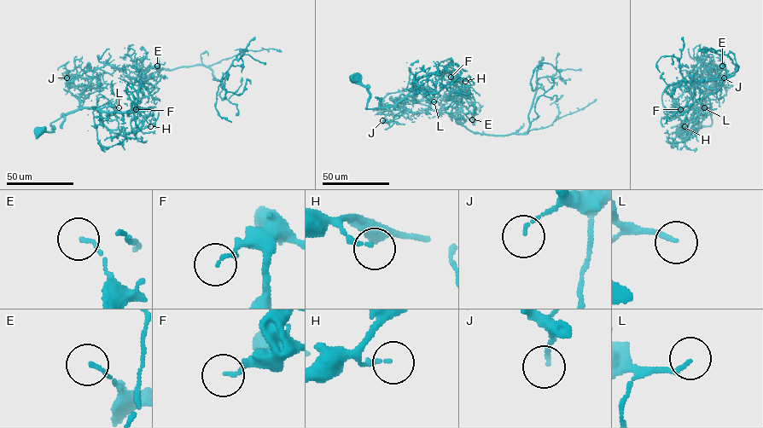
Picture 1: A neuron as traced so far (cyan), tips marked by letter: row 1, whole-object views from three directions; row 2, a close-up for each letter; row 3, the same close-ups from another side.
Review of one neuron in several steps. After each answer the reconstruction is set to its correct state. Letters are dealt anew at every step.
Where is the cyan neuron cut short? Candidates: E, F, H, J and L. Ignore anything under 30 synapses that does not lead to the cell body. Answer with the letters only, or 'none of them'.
L

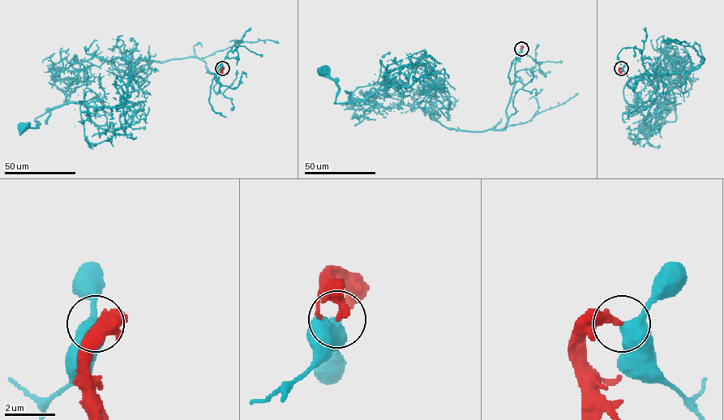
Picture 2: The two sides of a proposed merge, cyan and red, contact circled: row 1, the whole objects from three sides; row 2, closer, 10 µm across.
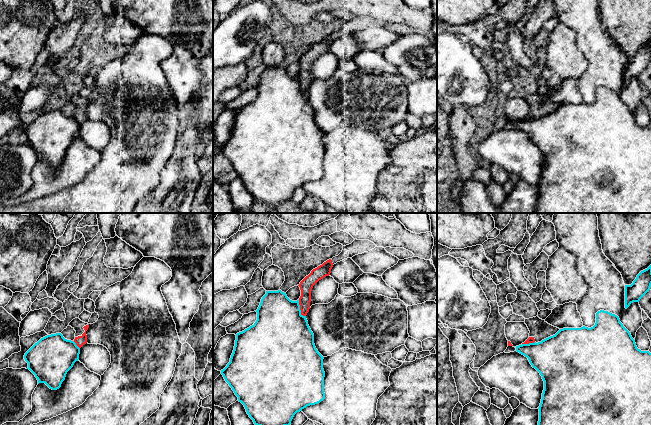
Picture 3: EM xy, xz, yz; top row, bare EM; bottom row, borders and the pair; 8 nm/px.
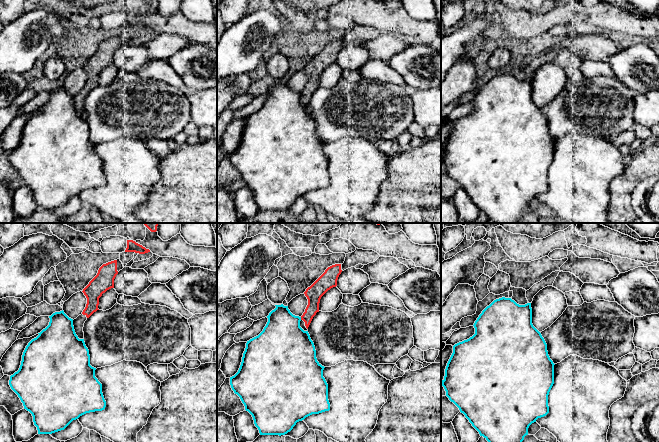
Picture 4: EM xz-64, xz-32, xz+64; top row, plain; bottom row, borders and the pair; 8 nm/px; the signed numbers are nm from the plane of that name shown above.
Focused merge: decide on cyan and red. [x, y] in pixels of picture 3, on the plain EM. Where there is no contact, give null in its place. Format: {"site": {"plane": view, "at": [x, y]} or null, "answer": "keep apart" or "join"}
{"site": {"plane": "xz", "at": [299, 85]}, "answer": "keep apart"}

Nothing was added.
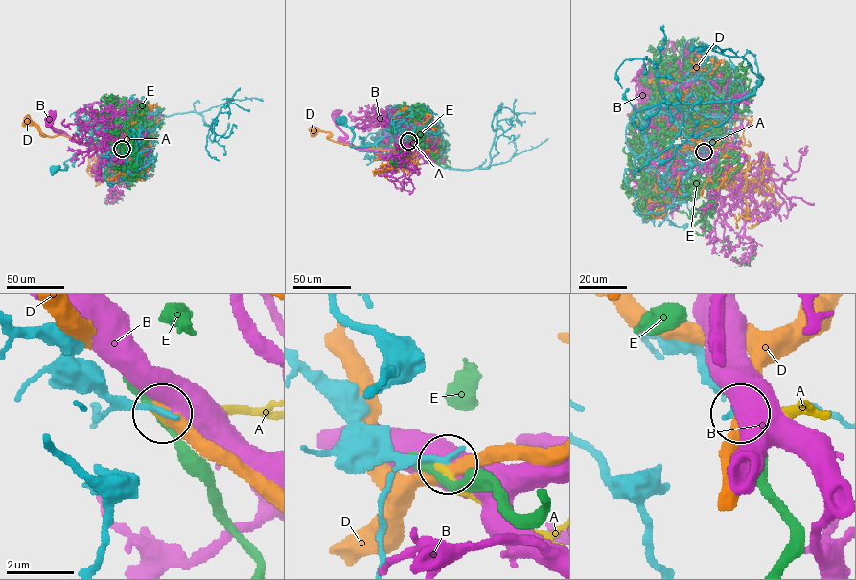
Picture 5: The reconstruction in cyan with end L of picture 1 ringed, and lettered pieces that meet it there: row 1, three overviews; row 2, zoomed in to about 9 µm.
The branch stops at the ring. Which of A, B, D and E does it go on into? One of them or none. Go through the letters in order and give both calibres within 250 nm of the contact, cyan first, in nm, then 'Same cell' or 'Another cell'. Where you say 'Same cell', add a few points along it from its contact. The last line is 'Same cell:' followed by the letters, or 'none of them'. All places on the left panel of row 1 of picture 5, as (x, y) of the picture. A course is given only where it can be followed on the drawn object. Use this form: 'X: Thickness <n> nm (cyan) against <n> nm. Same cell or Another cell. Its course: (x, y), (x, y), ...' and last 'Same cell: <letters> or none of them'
A: Thickness 260 nm (cyan) against 190 nm. Same cell
B: Thickness 220 nm (cyan) against 750 nm. Another cell
D: Thickness 200 nm (cyan) against 340 nm. Another cell
E: Thickness 200 nm (cyan) against 360 nm. Another cell
Same cell: A

